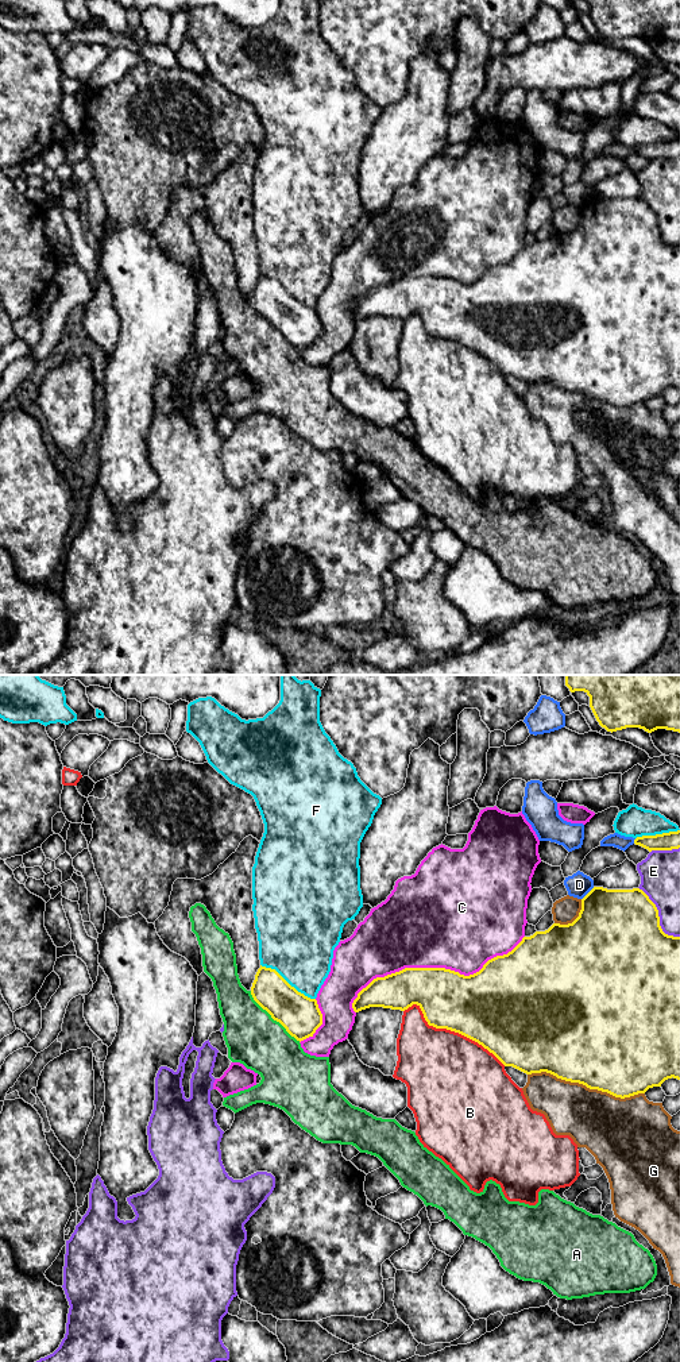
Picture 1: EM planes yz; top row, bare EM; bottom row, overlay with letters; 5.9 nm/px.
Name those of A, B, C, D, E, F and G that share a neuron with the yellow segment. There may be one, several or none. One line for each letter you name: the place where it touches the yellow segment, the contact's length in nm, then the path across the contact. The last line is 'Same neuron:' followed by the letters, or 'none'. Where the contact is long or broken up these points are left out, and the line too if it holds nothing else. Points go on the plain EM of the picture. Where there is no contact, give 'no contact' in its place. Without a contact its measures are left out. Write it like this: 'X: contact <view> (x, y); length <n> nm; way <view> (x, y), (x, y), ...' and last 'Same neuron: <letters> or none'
Same neuron: none

